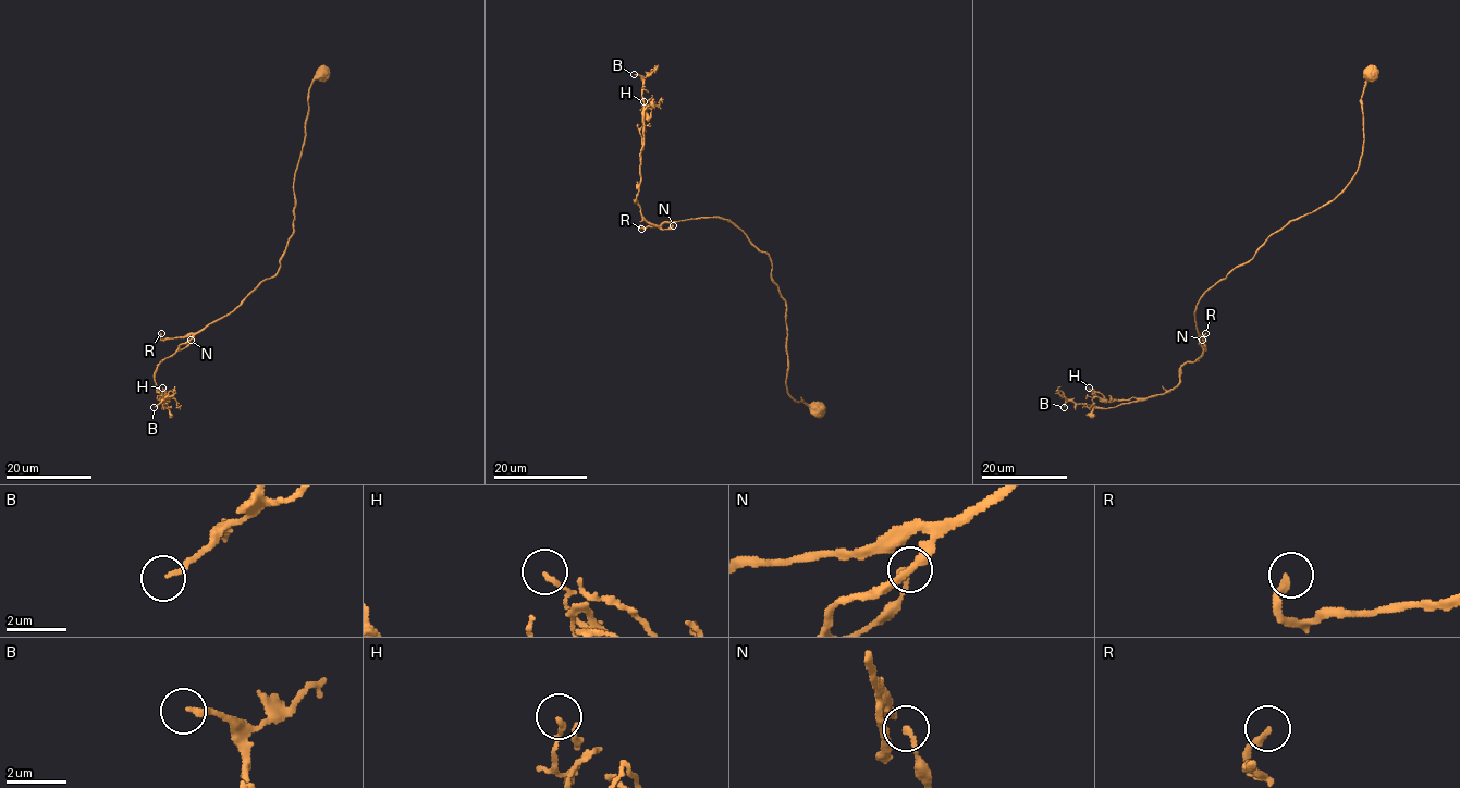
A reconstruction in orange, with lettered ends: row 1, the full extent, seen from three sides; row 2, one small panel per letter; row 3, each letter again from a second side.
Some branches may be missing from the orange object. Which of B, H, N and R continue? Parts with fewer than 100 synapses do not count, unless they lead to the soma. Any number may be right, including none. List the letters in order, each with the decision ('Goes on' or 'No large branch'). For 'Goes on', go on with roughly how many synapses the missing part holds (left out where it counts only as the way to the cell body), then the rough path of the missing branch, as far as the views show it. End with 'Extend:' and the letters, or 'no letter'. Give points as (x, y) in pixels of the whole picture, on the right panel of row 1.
B: No large branch
H: No large branch
N: No large branch
R: Goes on. Roughly 180 synapses. Course of what is missing: (1205, 333), (1218, 303), (1215, 270), (1166, 219), (1143, 152), (1072, 128), (1021, 165)
Extend: R

